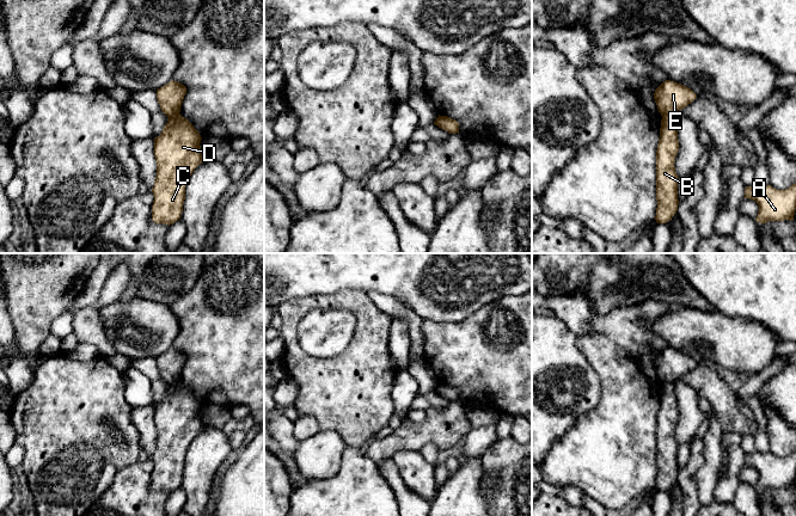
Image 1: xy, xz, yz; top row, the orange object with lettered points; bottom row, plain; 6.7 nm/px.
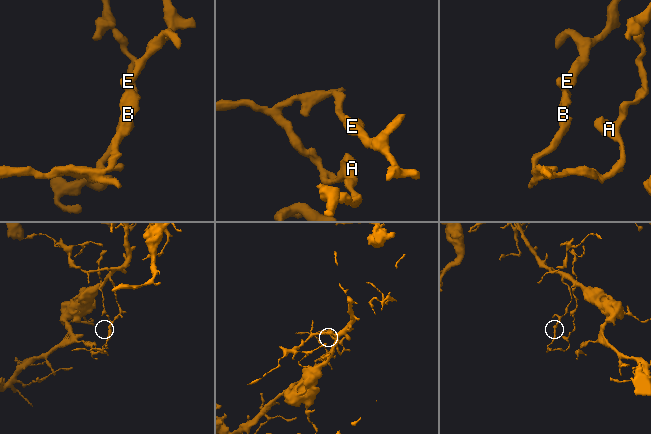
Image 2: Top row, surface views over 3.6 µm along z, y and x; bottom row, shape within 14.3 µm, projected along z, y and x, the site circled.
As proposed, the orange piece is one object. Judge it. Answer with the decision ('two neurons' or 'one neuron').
two neurons

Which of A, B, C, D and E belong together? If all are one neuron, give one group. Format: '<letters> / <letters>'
A B C D / E

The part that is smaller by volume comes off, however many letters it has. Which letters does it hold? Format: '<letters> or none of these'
A, B, C, D

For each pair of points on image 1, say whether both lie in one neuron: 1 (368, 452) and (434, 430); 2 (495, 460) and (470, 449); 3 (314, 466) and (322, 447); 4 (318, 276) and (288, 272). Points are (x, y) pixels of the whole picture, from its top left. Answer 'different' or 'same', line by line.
1: same
2: different
3: same
4: same

